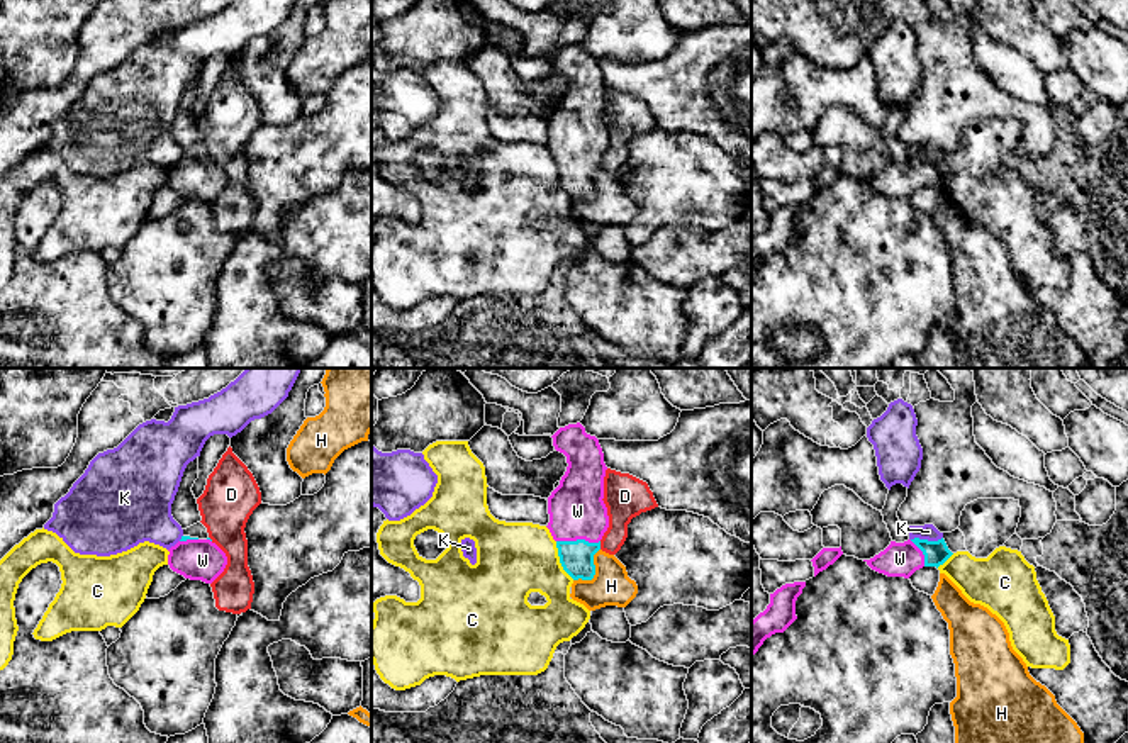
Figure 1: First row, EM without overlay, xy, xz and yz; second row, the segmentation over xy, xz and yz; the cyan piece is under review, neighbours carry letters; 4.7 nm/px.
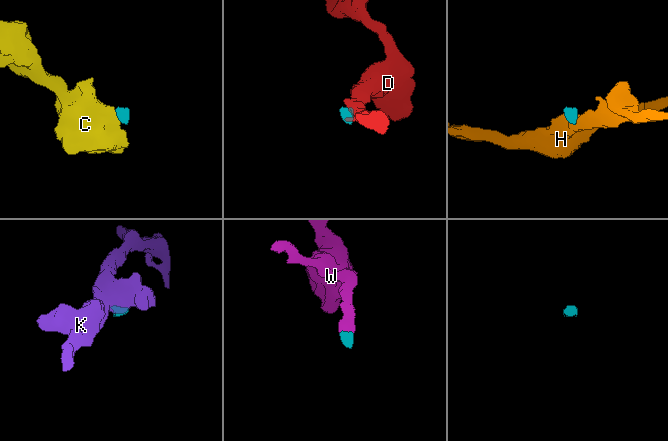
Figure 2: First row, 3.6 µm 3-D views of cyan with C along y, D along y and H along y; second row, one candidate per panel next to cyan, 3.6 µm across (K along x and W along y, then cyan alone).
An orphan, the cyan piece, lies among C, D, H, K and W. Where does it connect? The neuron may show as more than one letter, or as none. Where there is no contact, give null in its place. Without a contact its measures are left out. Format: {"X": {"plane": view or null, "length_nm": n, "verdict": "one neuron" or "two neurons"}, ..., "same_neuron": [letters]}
{"C": {"plane": "xz", "length_nm": 200, "verdict": "two neurons"}, "D": {"plane": "xz", "length_nm": 40, "verdict": "two neurons"}, "H": {"plane": "xz", "length_nm": 200, "verdict": "two neurons"}, "K": {"plane": "yz", "length_nm": 150, "verdict": "two neurons"}, "W": {"plane": "xz", "length_nm": 200, "verdict": "one neuron"}, "same_neuron": ["W"]}

